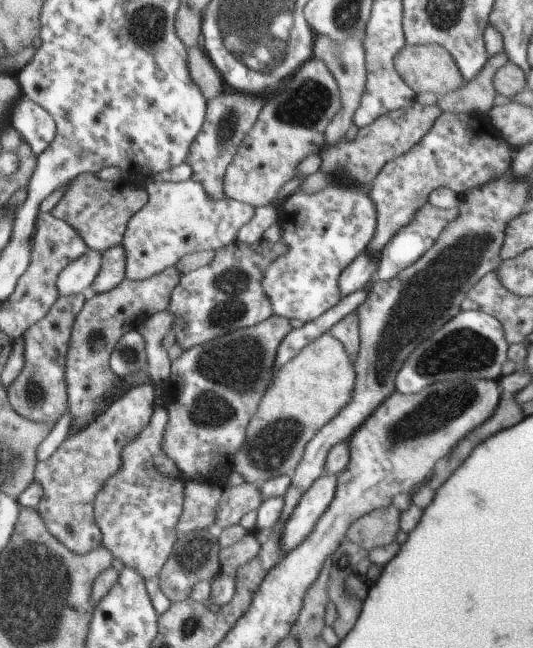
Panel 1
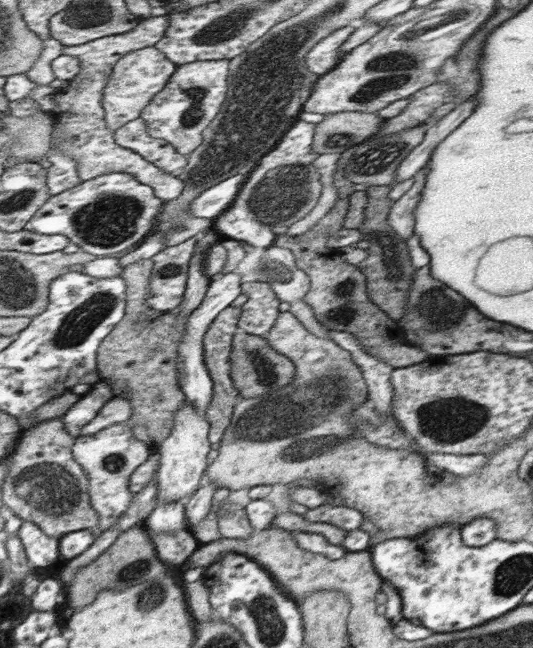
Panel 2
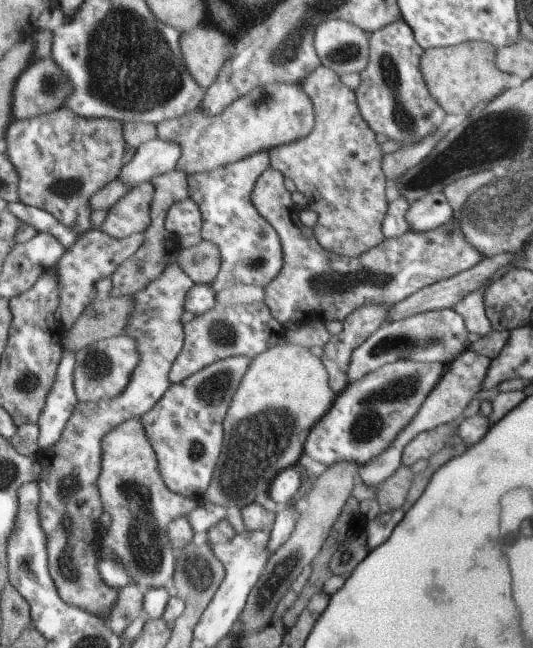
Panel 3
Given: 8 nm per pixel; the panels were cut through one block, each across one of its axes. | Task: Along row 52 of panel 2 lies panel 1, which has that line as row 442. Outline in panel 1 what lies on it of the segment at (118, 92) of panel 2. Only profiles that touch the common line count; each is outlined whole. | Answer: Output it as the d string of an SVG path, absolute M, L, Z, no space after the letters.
M157 406L143 434L123 448L123 468L103 484L95 500L97 520L103 530L103 546L111 550L113 558L119 558L125 568L137 570L145 580L161 578L167 560L171 560L179 544L179 522L185 512L187 480L165 450L169 424L169 408Z

